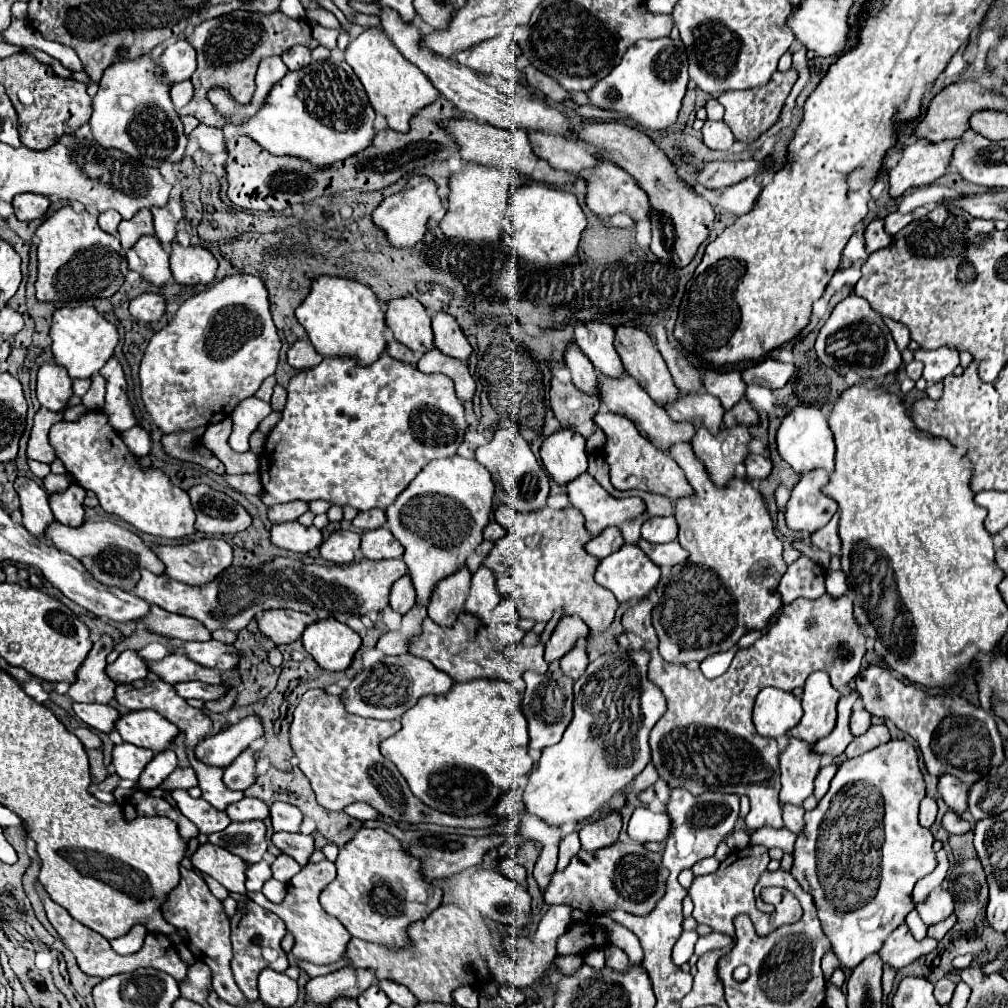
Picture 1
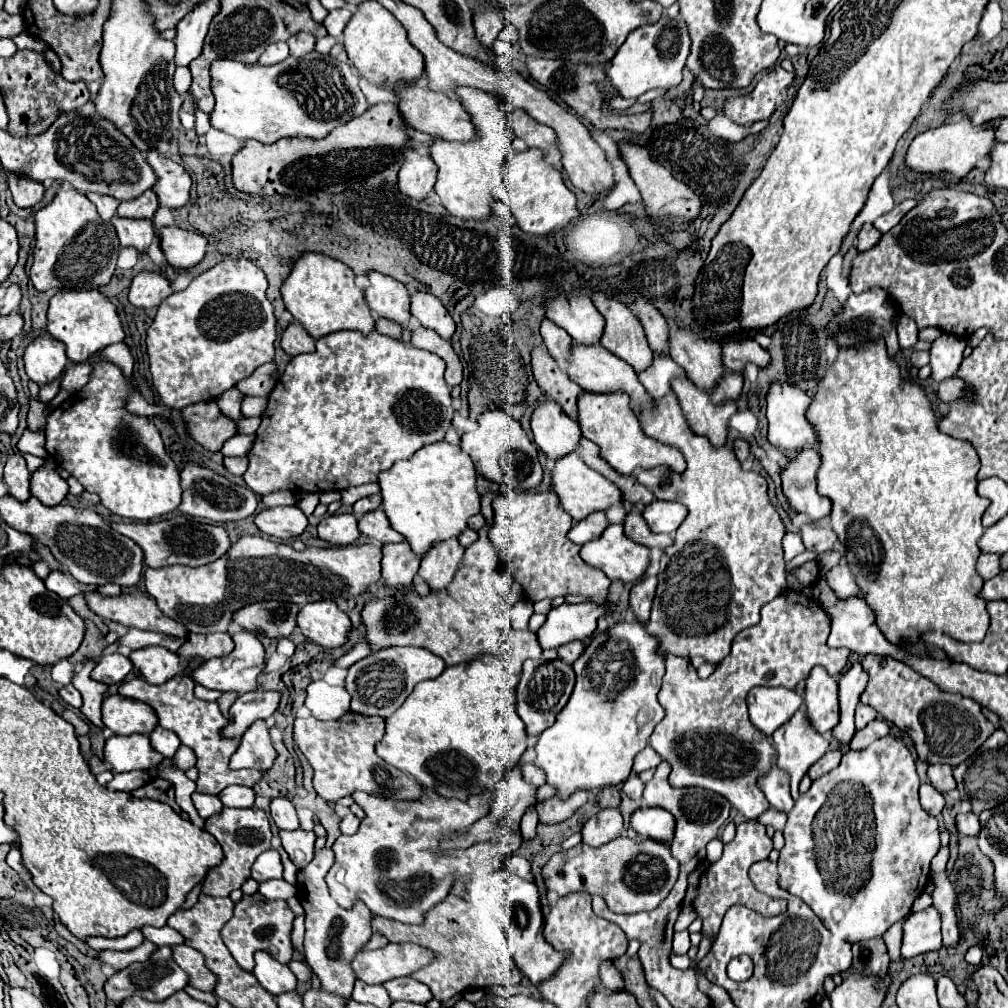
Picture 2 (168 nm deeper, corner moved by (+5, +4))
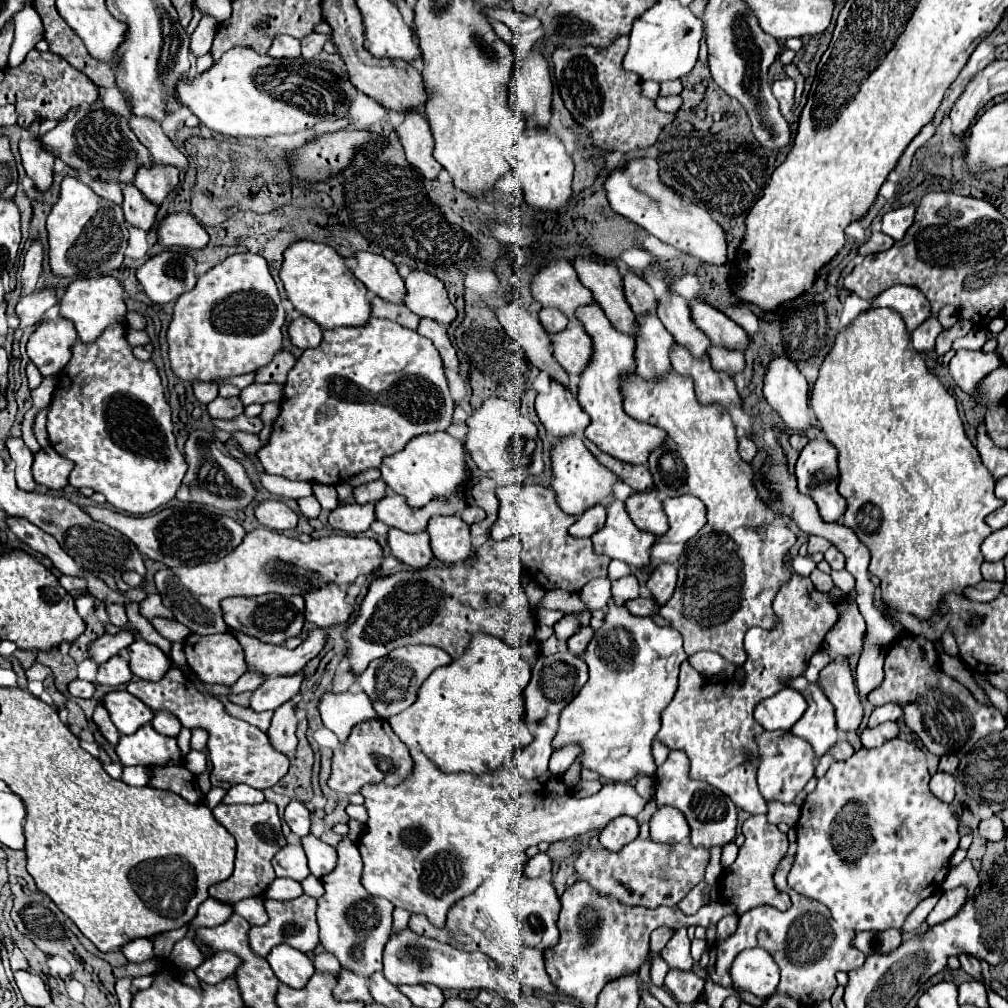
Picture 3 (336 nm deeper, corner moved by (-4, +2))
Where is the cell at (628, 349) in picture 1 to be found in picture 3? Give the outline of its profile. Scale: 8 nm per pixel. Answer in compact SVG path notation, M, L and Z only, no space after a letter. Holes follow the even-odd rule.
M577 255L573 259L573 267L581 279L581 283L593 293L595 301L601 305L609 321L623 333L629 333L635 337L635 327L637 327L637 317L629 309L625 295L623 295L623 285L621 285L621 275L613 263L597 263L591 257Z

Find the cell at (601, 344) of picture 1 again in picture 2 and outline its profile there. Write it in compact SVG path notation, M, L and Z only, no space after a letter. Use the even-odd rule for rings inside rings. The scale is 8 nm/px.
M556 297L546 303L548 319L562 327L574 343L598 345L604 333L604 317L588 297Z

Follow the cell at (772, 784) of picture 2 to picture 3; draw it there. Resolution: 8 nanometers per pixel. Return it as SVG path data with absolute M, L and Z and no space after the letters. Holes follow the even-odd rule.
M763 731L761 735L757 735L757 751L759 751L757 783L759 783L761 795L765 797L765 801L791 803L815 773L813 747L805 739L801 739L793 733Z

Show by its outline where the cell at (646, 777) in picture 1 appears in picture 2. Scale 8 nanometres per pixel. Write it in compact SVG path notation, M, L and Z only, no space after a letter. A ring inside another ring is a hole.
M646 747L634 759L634 773L642 773L646 769L656 769L660 763L662 763L660 755L652 747Z

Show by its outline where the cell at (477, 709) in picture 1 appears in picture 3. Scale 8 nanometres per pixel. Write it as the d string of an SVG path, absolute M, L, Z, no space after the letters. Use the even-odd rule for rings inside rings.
M473 633L467 651L451 661L449 665L435 669L427 681L417 691L417 699L409 705L403 713L389 717L389 725L393 727L395 735L407 745L423 751L441 771L457 773L469 771L481 775L485 771L497 769L505 763L509 755L513 755L521 745L529 745L533 735L525 725L525 701L523 689L531 679L531 665L527 659L519 655L517 649L509 647L505 641L485 635Z

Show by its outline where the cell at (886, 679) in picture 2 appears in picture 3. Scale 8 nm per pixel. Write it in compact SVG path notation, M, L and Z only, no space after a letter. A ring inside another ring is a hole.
M901 631L899 637L895 637L885 659L885 679L867 695L867 699L875 707L885 703L901 705L905 725L935 755L955 753L963 757L979 739L1005 729L1005 717L1001 711L993 705L981 705L967 687L943 673L935 645L909 631Z

